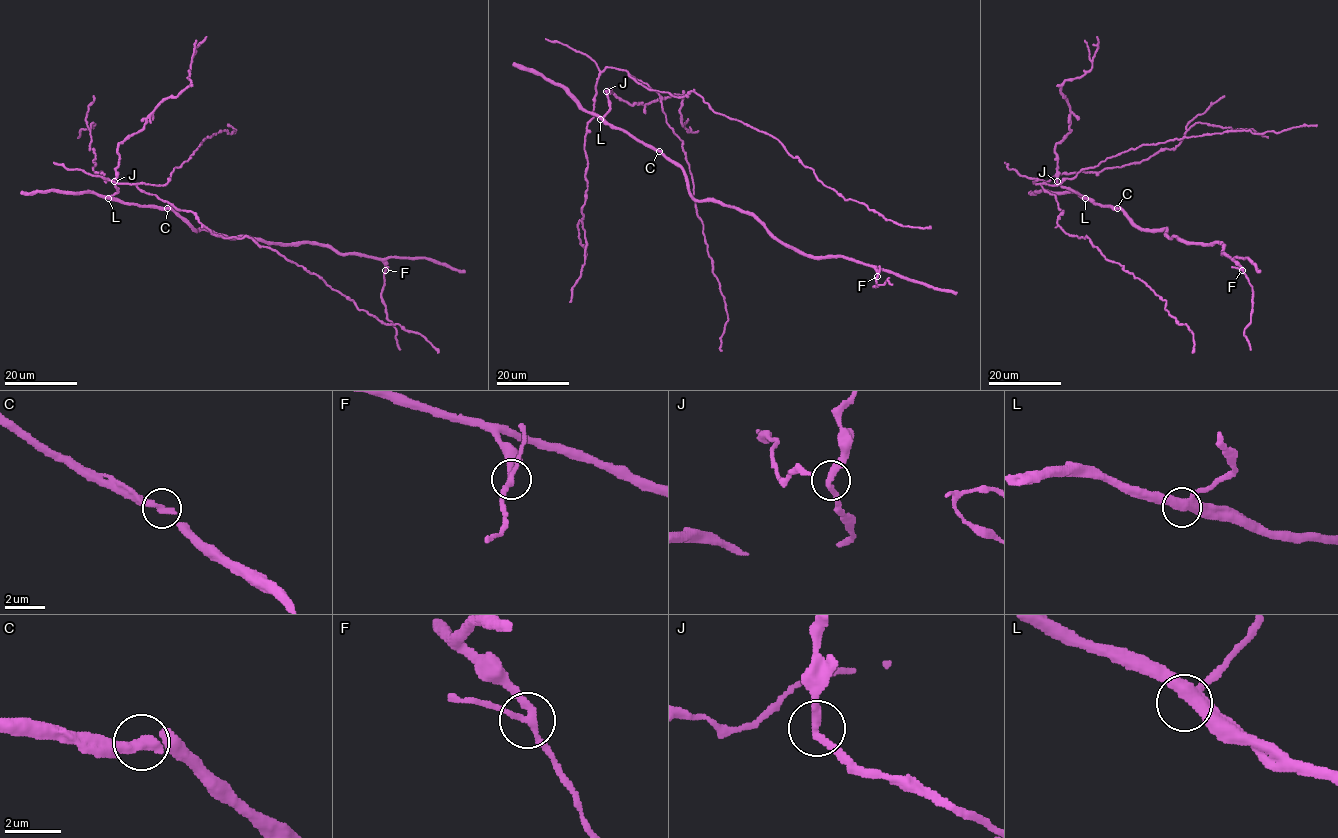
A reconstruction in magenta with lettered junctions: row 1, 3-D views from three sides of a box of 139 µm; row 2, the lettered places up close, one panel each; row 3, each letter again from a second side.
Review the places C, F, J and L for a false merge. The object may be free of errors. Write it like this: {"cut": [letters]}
{"cut": []}

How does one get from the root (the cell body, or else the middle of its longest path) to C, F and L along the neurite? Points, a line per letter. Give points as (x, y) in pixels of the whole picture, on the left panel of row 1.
C: (115, 185), (117, 191), (111, 196), (115, 200), (167, 208)
F: (115, 185), (115, 200), (171, 207), (195, 230), (331, 246), (379, 258), (385, 270)
L: (115, 185), (117, 191), (108, 198)

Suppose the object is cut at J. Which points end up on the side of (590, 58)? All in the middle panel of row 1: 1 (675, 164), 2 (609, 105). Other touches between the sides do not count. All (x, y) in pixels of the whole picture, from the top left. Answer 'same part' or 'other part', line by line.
1: other part
2: other part

